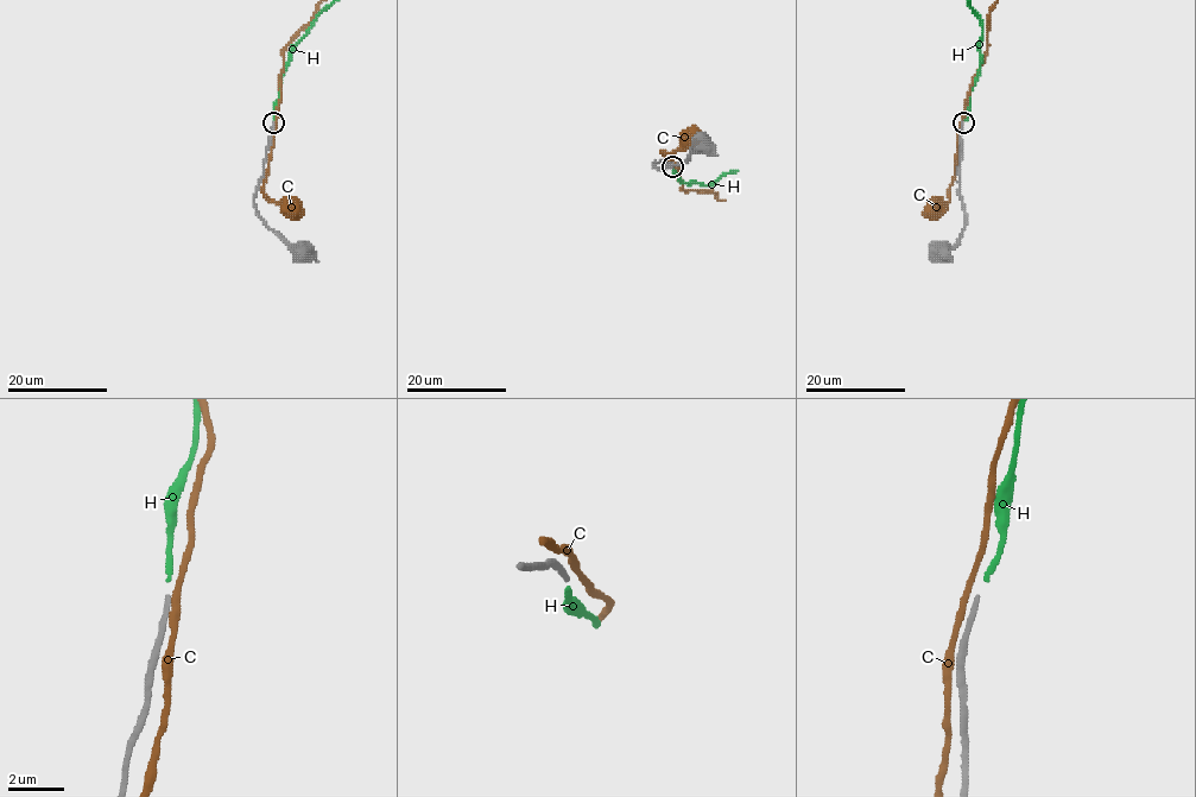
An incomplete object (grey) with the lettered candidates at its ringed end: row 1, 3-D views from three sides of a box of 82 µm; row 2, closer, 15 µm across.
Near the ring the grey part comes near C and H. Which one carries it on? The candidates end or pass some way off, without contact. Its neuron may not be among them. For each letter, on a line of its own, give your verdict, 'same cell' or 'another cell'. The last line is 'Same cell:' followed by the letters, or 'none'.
C: another cell
H: same cell
Same cell: H

